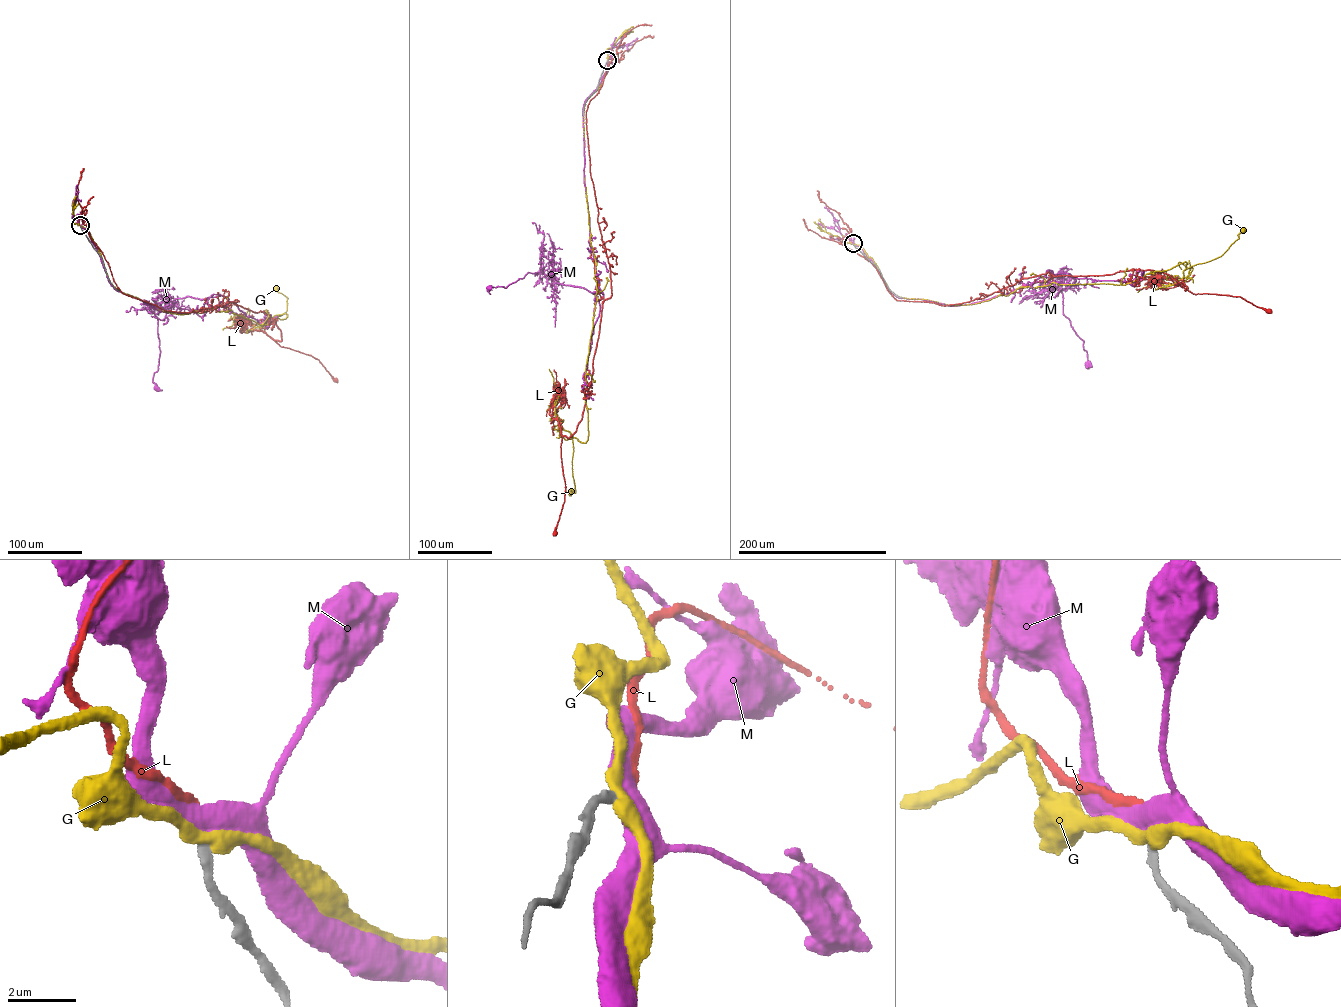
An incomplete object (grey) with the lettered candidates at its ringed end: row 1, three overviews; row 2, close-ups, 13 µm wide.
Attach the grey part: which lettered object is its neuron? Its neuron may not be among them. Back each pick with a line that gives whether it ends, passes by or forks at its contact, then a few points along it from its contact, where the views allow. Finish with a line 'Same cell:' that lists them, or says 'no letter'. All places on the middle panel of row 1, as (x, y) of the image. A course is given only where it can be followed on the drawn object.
L: it ends | via (608, 60), (618, 59), (616, 50), (586, 123), (611, 296), (582, 418), (562, 436), (564, 501), (554, 534)
Same cell: L

